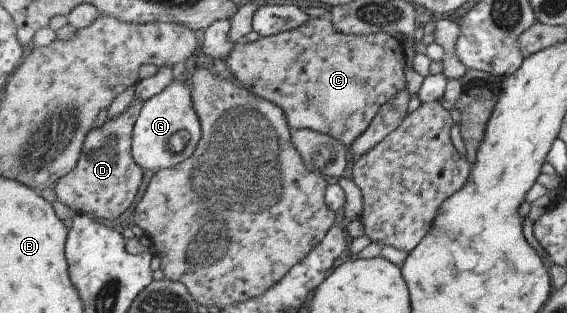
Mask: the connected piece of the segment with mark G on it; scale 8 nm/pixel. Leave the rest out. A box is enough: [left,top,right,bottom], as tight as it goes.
[133,71,203,172]

